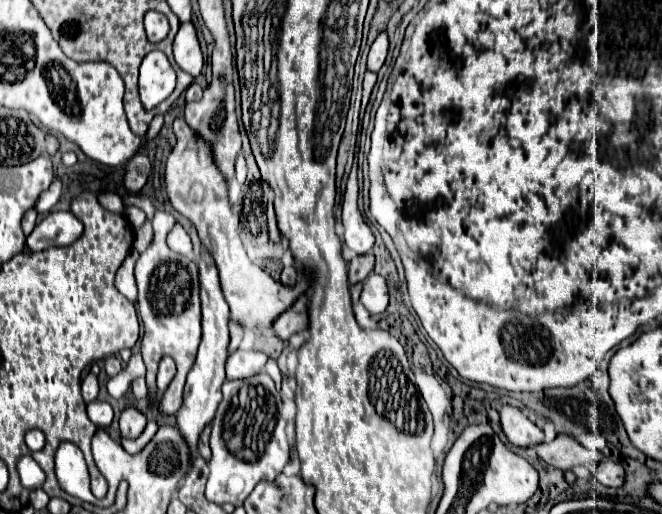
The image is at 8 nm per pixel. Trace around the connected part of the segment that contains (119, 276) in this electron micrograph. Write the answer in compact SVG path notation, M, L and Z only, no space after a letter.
M132 248L132 252L126 256L124 264L116 272L116 288L130 298L132 302L136 300L136 280L134 280L134 264L138 260L138 252Z

